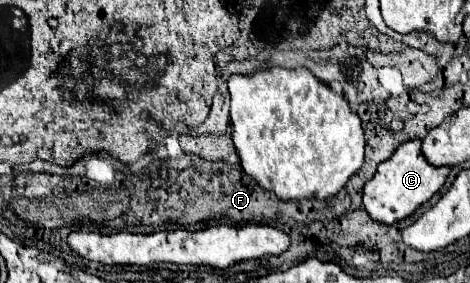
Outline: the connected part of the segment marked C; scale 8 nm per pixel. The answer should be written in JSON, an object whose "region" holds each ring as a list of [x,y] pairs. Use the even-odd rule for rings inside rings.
{"region":[[[419,140],[403,142],[389,160],[379,164],[375,176],[363,186],[363,208],[369,212],[369,216],[373,216],[373,220],[383,224],[393,224],[397,220],[403,220],[443,186],[449,170],[451,170],[449,166],[441,168],[431,166],[421,154]]]}

